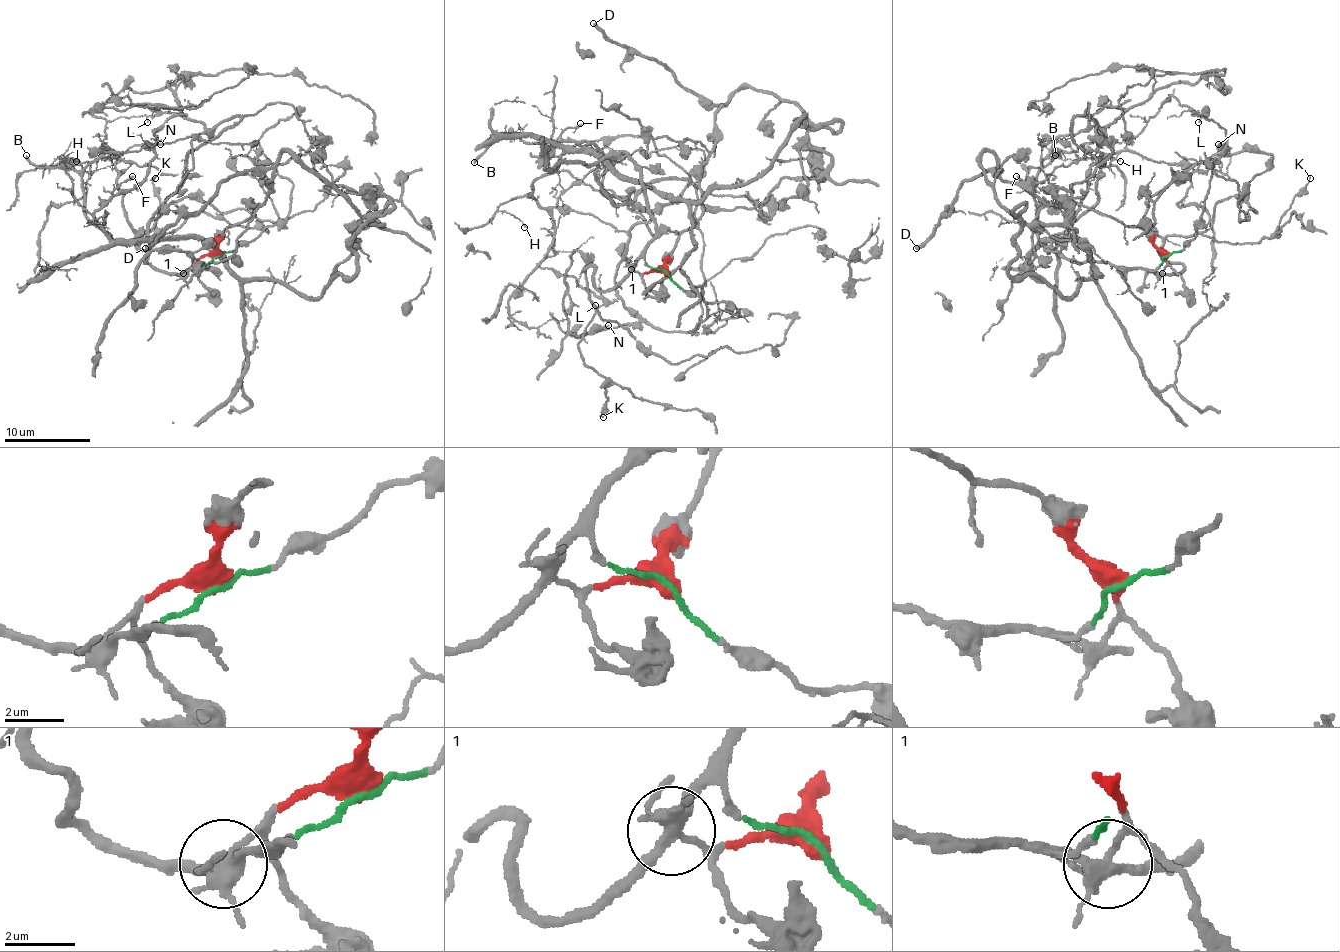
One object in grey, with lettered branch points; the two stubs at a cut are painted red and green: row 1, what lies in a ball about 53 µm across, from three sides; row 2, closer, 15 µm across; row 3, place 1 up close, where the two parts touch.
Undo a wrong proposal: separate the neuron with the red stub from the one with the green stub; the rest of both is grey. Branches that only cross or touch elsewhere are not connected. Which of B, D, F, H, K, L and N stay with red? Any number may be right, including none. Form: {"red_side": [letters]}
{"red_side": ["B", "D", "F", "H", "L"]}

